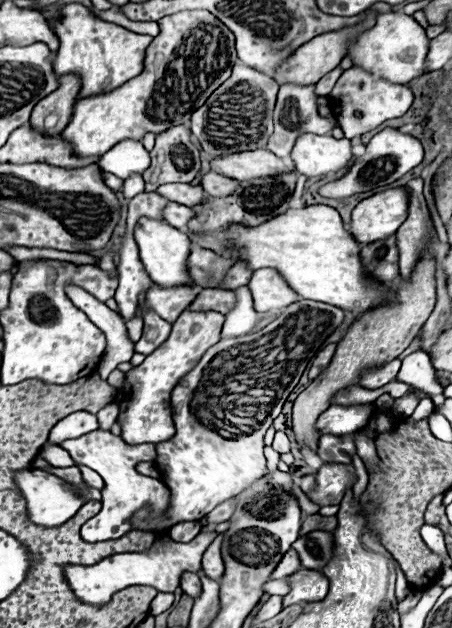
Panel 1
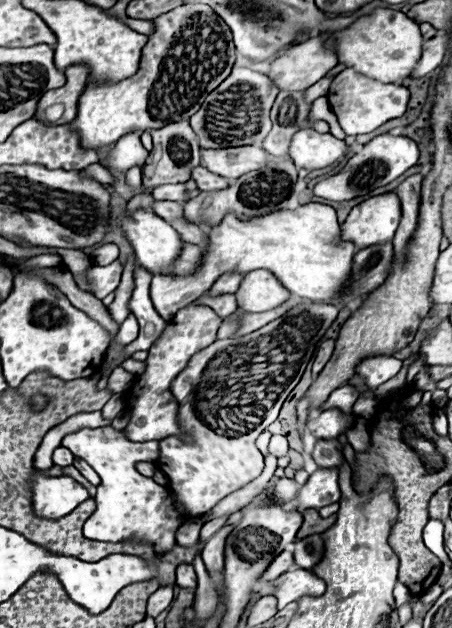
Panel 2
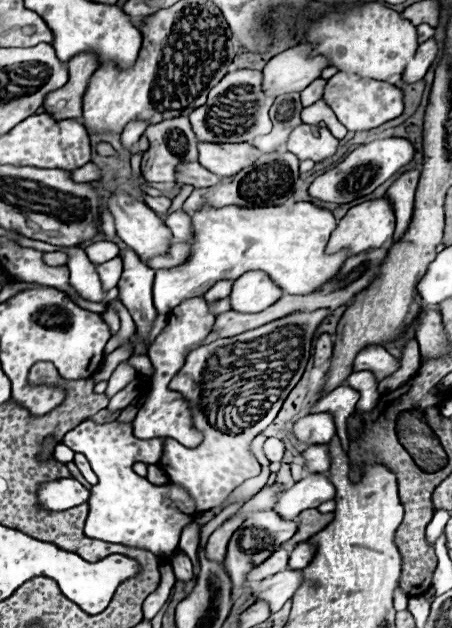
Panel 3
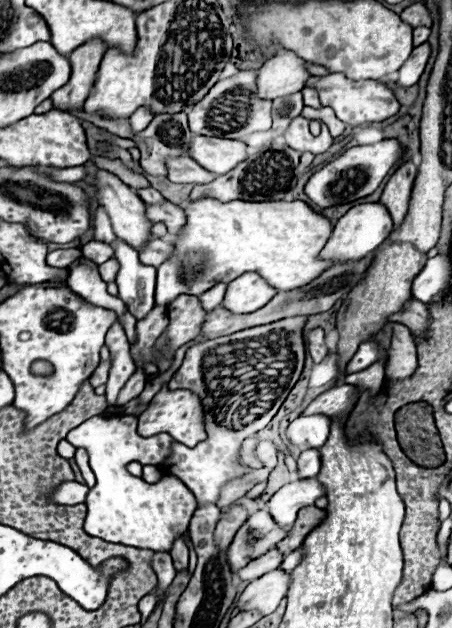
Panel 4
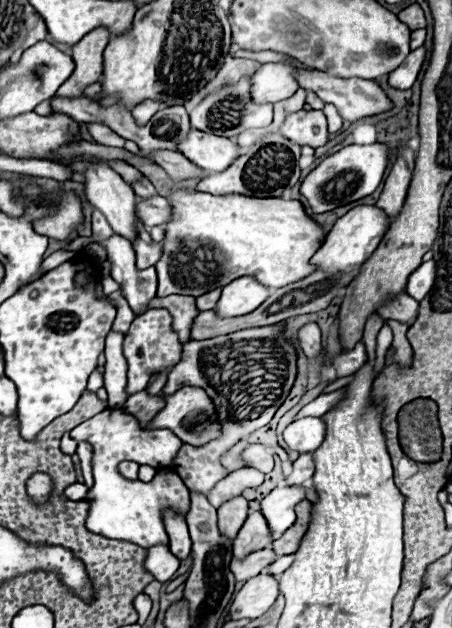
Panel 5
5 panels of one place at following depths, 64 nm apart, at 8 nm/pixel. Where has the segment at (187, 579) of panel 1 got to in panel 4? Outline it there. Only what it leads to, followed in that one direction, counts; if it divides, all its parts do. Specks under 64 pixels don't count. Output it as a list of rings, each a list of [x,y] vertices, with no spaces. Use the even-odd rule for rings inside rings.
[[[182,536],[174,542],[174,546],[172,546],[172,550],[170,550],[170,556],[172,556],[172,560],[174,560],[176,572],[188,570],[188,548],[186,548]]]

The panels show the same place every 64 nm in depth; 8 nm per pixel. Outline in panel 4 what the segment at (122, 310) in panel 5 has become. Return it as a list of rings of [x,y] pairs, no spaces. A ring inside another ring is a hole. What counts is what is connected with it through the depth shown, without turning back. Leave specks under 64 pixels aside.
[[[126,312],[126,316],[120,318],[120,324],[124,326],[128,340],[130,340],[130,342],[136,342],[136,318],[134,318],[130,312]]]

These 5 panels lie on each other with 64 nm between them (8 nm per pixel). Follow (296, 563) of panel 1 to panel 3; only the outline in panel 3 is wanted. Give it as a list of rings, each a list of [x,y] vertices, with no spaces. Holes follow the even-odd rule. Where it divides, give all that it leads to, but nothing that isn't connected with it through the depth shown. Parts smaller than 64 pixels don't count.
[[[284,548],[276,550],[274,556],[270,556],[264,564],[260,564],[260,568],[254,568],[250,574],[248,574],[248,580],[252,582],[258,582],[258,580],[264,580],[268,576],[274,576],[276,572],[282,572],[288,568],[288,552]]]

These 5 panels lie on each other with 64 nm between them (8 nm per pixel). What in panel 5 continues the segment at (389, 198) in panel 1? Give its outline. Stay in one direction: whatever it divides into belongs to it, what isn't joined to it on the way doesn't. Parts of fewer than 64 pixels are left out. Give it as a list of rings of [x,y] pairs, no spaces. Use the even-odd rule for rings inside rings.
[[[364,204],[364,206],[352,208],[342,218],[336,220],[336,224],[328,232],[322,248],[312,256],[312,264],[316,264],[324,272],[350,272],[352,268],[366,262],[370,258],[370,254],[378,248],[380,240],[384,238],[386,230],[388,230],[388,224],[390,224],[388,216],[384,214],[384,210],[380,210],[376,206]]]

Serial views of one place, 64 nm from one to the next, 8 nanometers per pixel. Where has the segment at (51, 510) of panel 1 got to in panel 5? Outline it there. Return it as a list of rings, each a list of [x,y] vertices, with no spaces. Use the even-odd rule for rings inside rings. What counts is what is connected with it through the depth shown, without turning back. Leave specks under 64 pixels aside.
[[[76,482],[64,488],[64,498],[66,500],[72,500],[72,502],[78,502],[78,500],[84,500],[86,498],[86,492],[88,492],[88,488],[84,484],[78,484]]]

